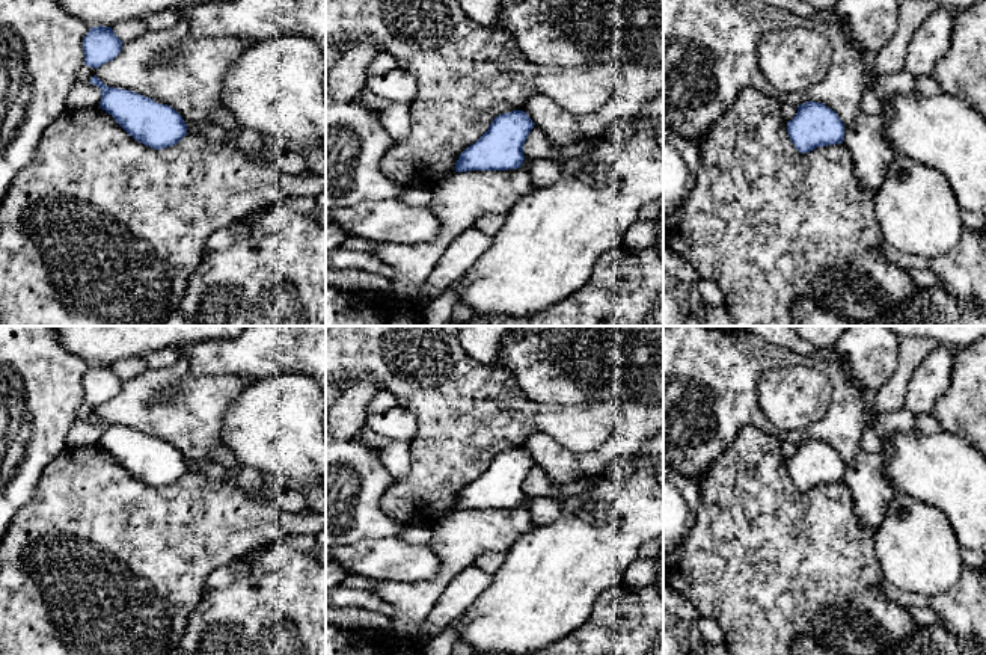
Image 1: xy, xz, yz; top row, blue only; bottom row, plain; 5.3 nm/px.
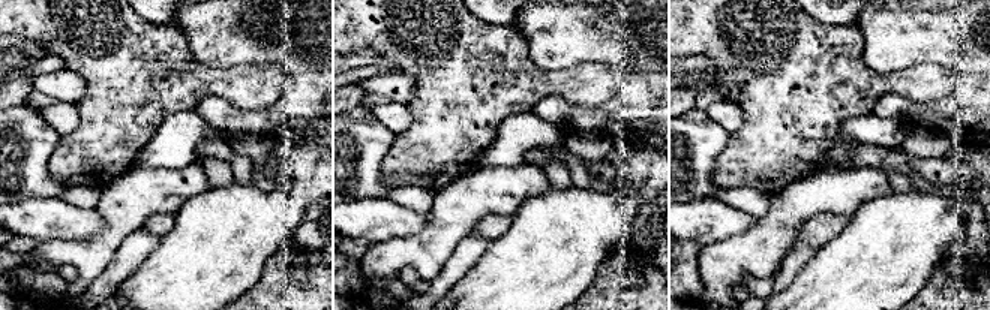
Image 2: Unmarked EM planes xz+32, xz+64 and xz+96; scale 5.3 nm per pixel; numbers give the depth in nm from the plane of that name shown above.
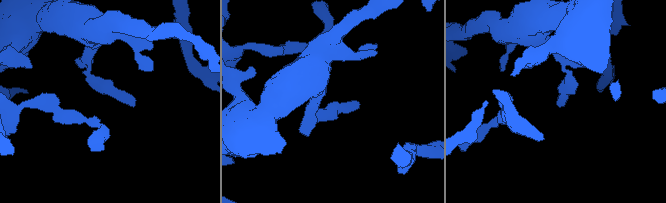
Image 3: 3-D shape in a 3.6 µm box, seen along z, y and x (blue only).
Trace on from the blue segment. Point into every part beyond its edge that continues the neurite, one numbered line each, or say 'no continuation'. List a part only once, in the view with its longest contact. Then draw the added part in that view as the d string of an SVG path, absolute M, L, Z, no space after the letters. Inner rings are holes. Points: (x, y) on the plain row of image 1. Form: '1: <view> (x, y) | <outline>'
no continuation

